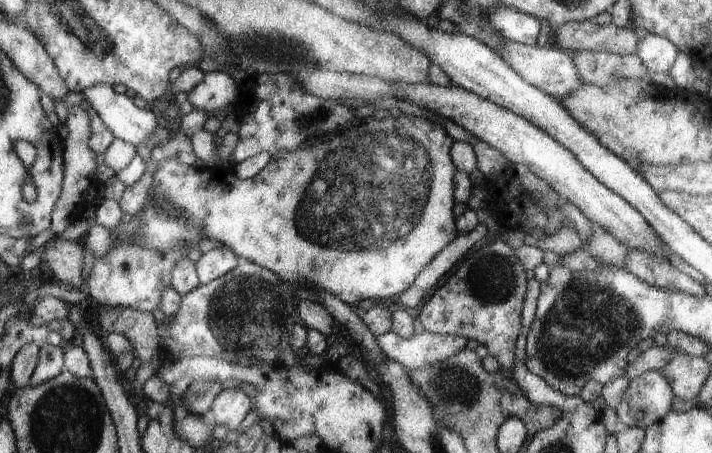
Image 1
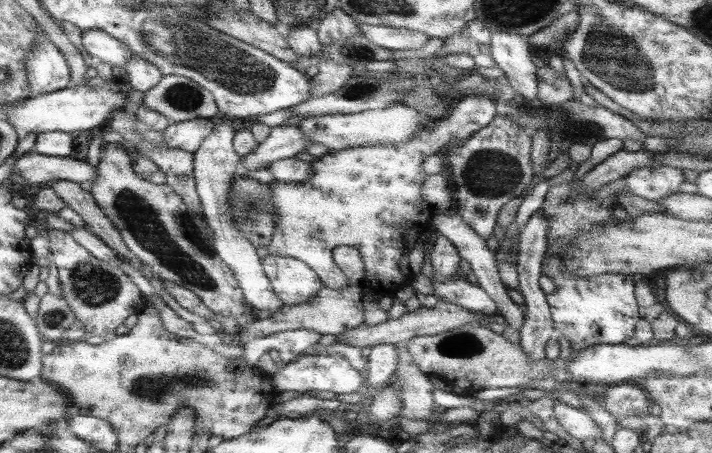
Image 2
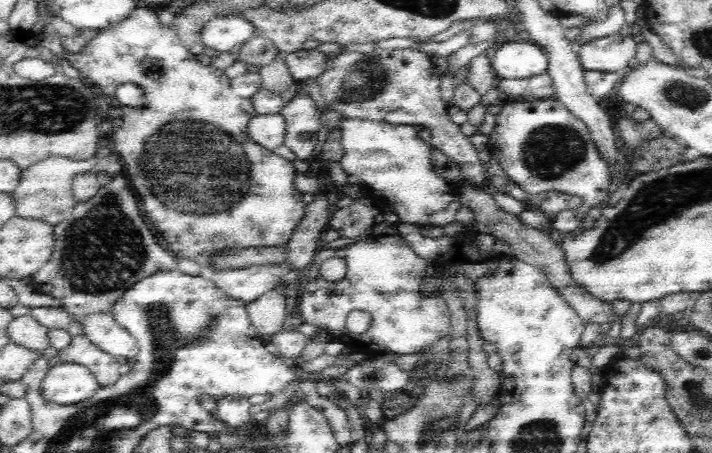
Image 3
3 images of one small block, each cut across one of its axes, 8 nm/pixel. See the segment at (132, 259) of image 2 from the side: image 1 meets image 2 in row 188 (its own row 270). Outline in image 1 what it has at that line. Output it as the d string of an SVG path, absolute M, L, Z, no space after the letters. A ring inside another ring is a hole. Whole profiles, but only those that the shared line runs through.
M54 237L45 244L39 262L47 264L54 278L75 289L84 281L81 278L82 253L80 241L61 240Z

